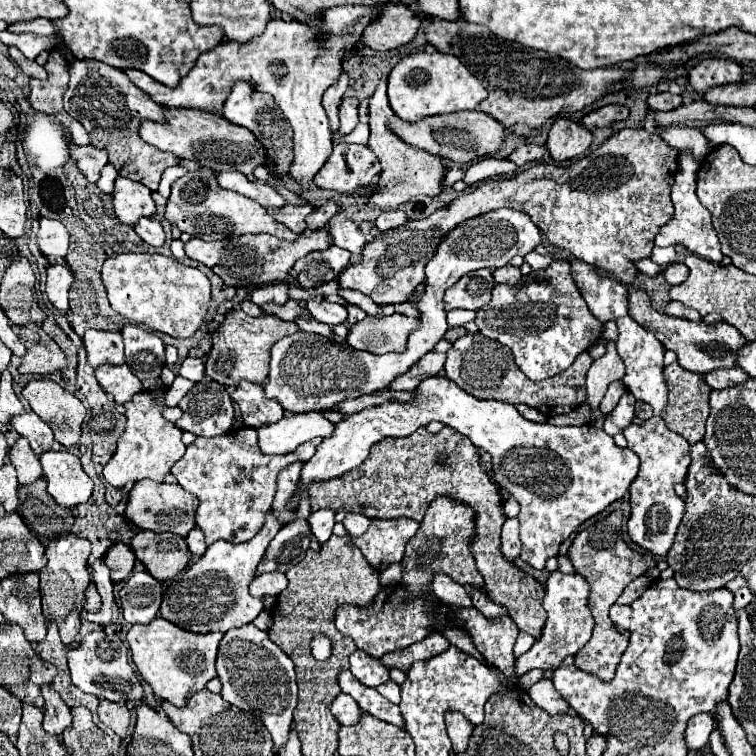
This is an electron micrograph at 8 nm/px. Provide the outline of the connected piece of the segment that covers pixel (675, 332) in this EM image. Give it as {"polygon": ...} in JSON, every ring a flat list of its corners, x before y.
{"polygon":[[628,287,628,315,638,325,652,331,656,335,656,339,664,345,664,349,674,351,680,367,684,367,686,371,692,371,692,373,700,373,700,375,710,373,720,367,734,367,738,349,744,343,748,343,738,333,738,329,734,329,732,325,728,325,724,321,720,321,720,323,704,323,704,321,692,323,692,321,686,321,680,317,670,317,666,313,658,313,656,309,652,309,650,299,644,297,644,291,638,287]]}

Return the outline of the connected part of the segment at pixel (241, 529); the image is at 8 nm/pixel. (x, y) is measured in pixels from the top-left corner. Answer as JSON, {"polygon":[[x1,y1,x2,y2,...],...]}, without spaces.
{"polygon":[[240,427,214,439,198,437,186,447,184,457,172,465,170,473,176,477,178,485,198,497,200,505,196,509,196,525,206,533,208,545,218,539,246,543,262,529,264,515,272,509,278,473,294,461,306,463,320,441,322,439,306,441,286,455,266,455,258,449,256,429]]}

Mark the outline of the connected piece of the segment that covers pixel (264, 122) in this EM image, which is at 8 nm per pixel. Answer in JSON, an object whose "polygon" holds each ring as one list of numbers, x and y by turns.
{"polygon":[[238,81,234,83,234,89,230,93,230,97,226,99,226,105,222,107,222,115,240,127,246,127,254,133,254,137,258,137,258,141,262,141,262,145,266,147,266,165,270,167,270,171,274,173,274,177,282,179,290,175,290,161,292,161,292,129,290,123,276,111,274,99,268,93,258,93,250,83,246,81]]}

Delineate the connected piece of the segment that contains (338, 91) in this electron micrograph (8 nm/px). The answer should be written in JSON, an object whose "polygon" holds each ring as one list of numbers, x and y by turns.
{"polygon":[[342,73,340,79,338,79,334,85,330,85,330,87,326,89,326,93,324,93,324,109,326,109,326,115,328,115,328,119,330,119,332,137,338,137,338,135,340,135,340,133,338,133,338,105,340,105,342,97,344,97,346,87,348,87,348,75]]}

